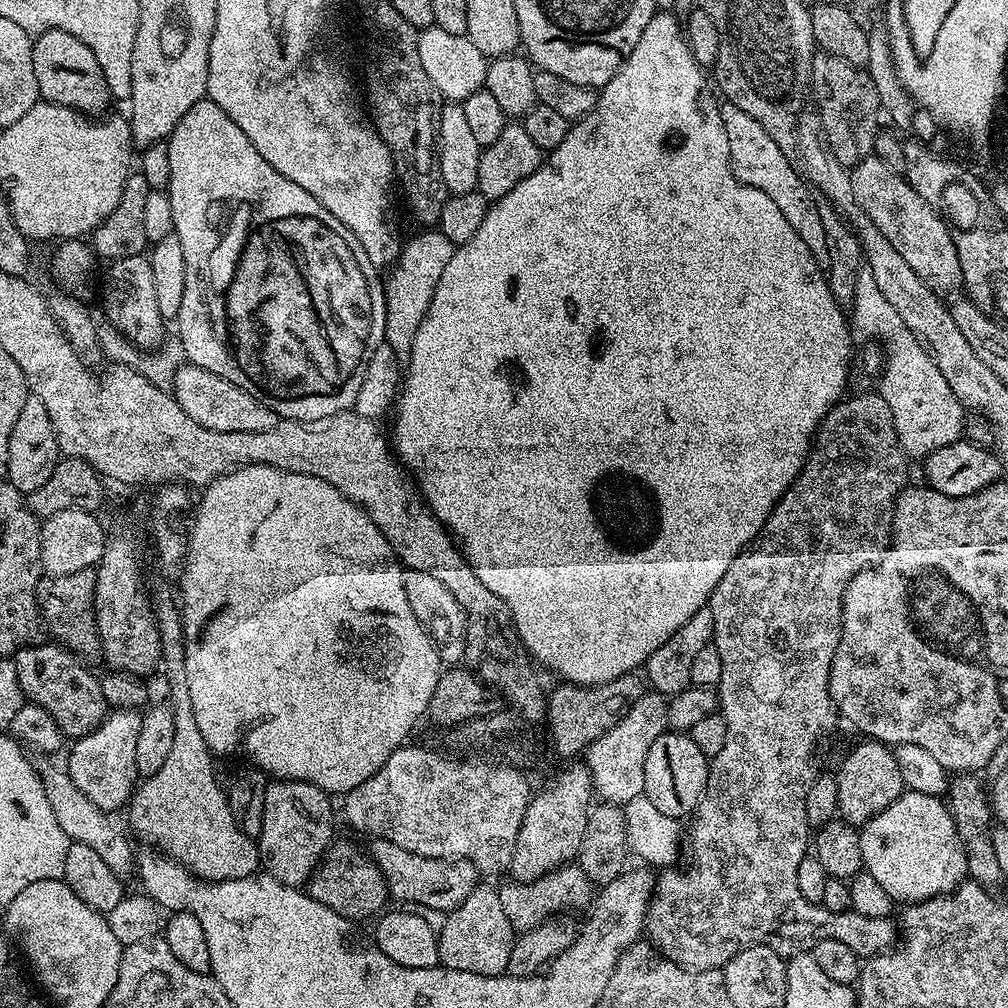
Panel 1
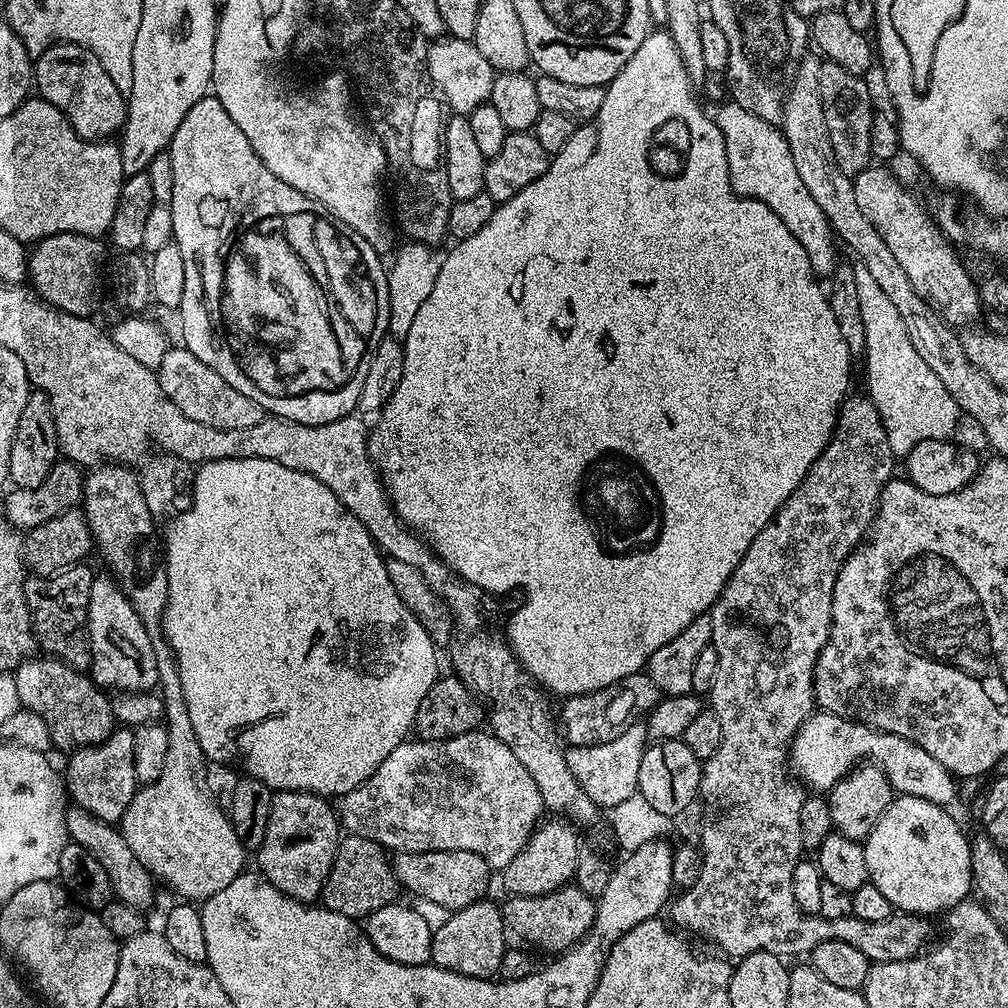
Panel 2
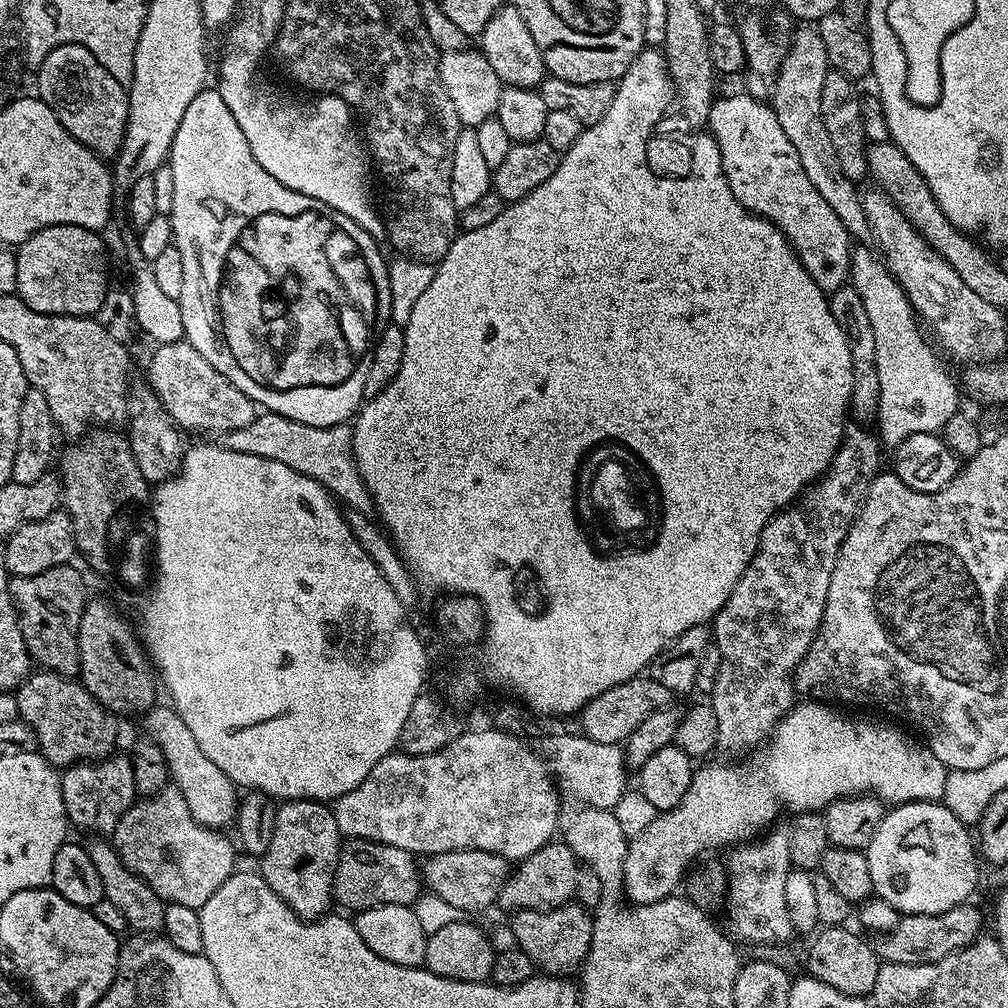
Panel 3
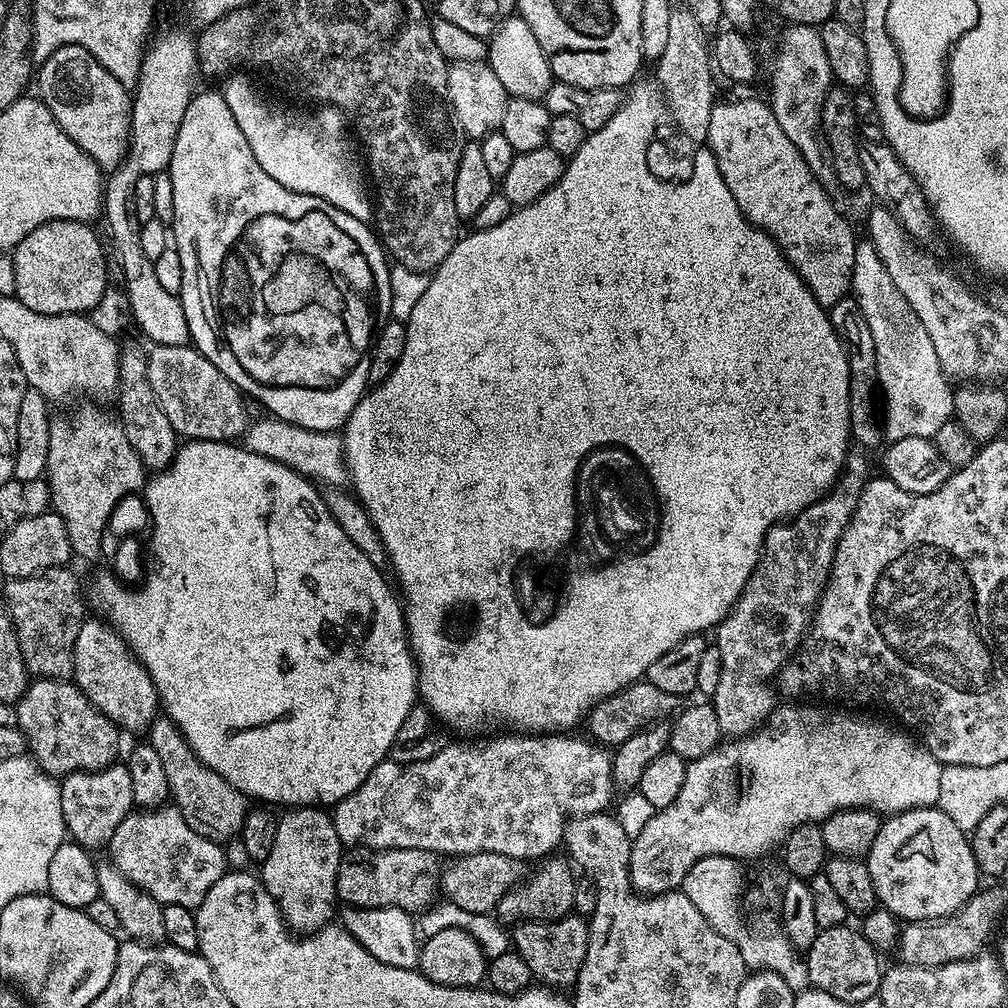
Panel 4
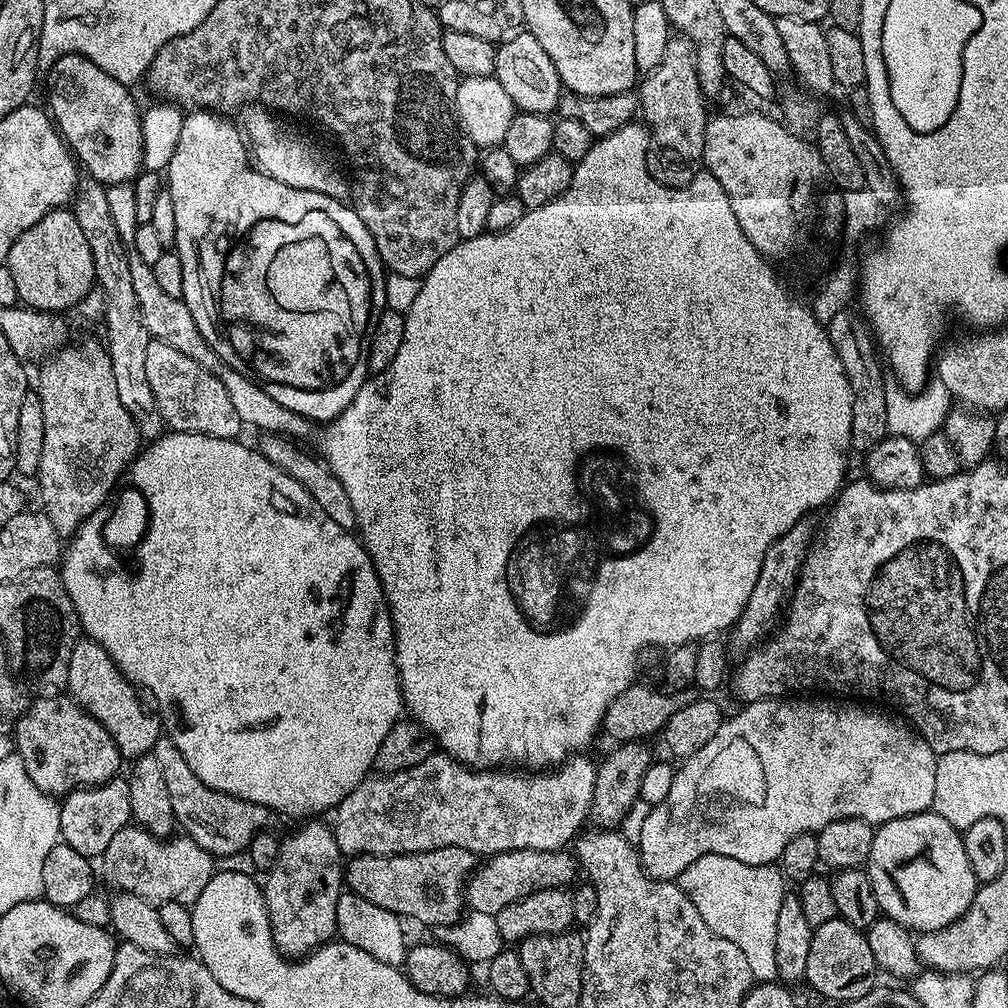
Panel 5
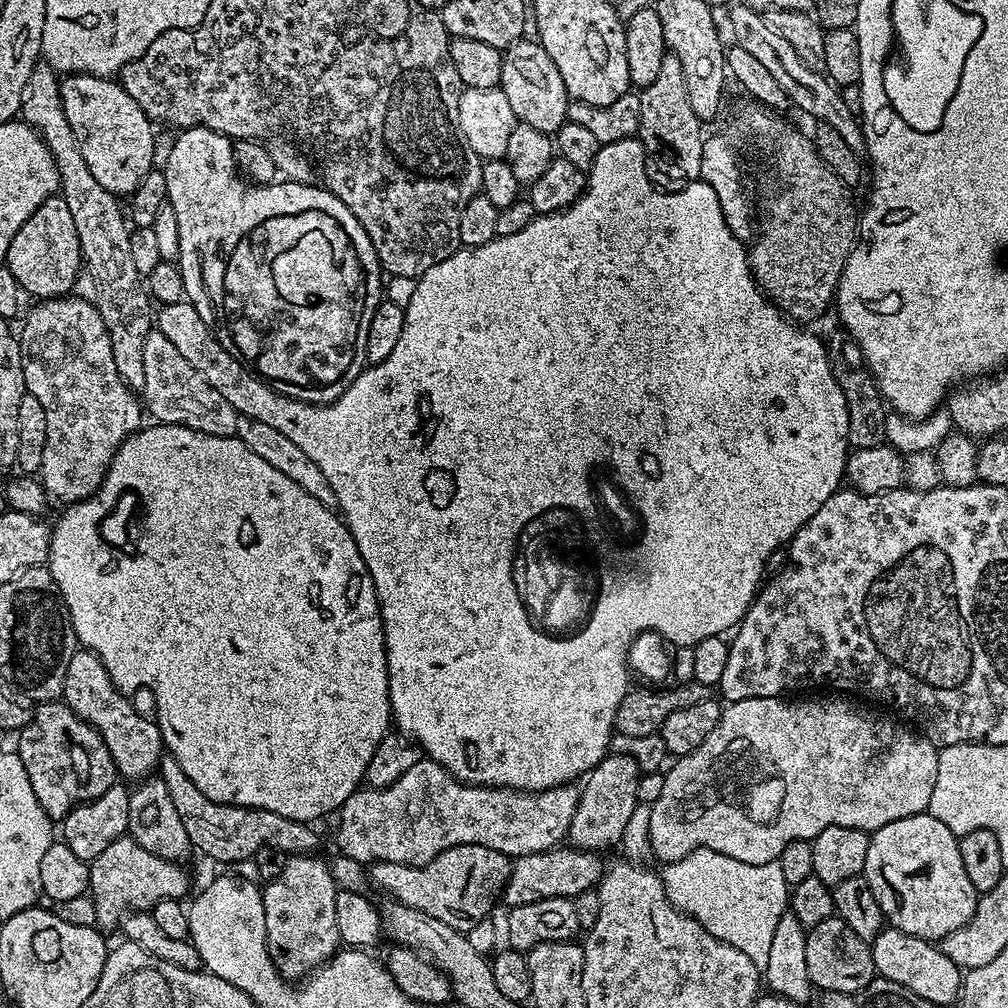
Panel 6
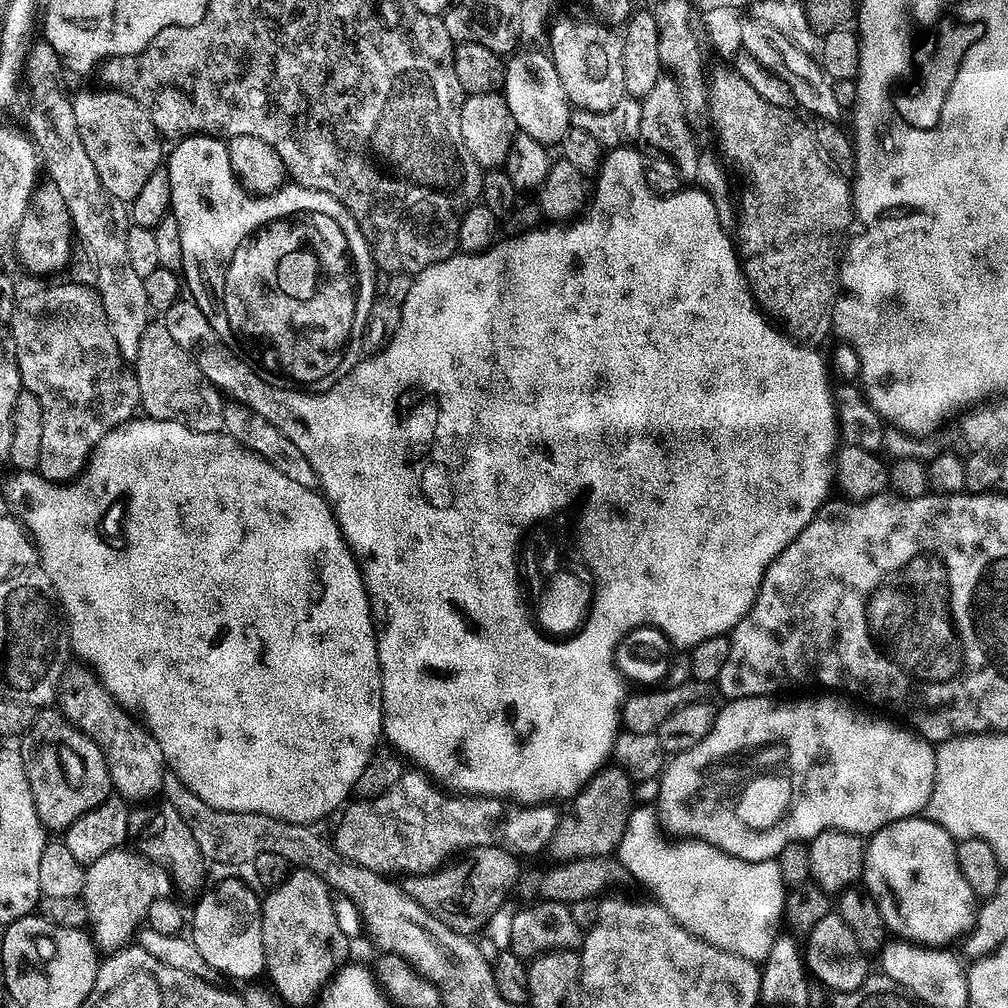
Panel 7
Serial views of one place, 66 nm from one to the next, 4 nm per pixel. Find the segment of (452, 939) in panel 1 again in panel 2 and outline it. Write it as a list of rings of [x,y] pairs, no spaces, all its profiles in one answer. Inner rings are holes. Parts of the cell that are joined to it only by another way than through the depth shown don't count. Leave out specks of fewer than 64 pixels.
[[[491,899],[476,900],[470,906],[451,913],[448,921],[432,933],[431,963],[463,976],[473,976],[479,980],[497,975],[506,951],[504,944],[504,917],[499,903],[491,904]]]

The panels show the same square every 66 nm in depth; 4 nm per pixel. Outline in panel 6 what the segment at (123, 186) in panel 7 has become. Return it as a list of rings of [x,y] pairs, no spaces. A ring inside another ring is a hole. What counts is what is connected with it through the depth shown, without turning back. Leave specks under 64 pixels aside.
[[[68,74],[60,81],[60,97],[62,106],[66,110],[66,120],[74,130],[74,138],[86,158],[86,166],[90,166],[90,174],[101,184],[105,190],[110,190],[117,198],[131,197],[132,192],[150,174],[156,161],[156,132],[153,121],[148,115],[126,94],[126,90],[112,78],[93,76],[91,74]]]

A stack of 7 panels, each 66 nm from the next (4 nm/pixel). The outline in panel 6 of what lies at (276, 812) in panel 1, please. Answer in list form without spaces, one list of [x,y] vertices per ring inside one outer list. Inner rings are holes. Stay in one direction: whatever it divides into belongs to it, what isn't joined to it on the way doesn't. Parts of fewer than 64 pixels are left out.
[[[316,854],[287,857],[282,874],[278,874],[278,878],[267,881],[262,888],[264,894],[264,913],[266,914],[266,942],[268,943],[268,953],[274,962],[277,972],[279,972],[280,975],[284,977],[285,981],[288,982],[300,982],[313,975],[320,968],[324,967],[324,965],[327,964],[337,952],[341,951],[342,948],[338,923],[335,917],[335,896],[338,889],[336,887],[336,883],[334,882],[334,878],[332,877],[332,872],[328,869],[327,863],[325,863],[323,859],[320,861],[318,857],[319,855]]]

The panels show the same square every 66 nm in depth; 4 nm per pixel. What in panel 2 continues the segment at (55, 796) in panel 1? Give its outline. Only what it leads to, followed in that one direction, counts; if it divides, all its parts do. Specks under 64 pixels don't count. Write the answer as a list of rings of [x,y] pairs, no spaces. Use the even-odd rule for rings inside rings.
[[[75,806],[69,807],[65,811],[64,817],[71,843],[90,850],[90,854],[94,854],[94,858],[98,858],[98,862],[102,862],[102,870],[106,870],[106,875],[110,878],[113,897],[121,900],[126,906],[148,910],[152,904],[154,878],[148,873],[146,866],[142,866],[142,862],[138,862],[138,858],[134,858],[134,850],[130,850],[130,846],[126,846],[126,838],[122,838],[119,827],[116,824],[102,822],[98,818],[94,818],[94,814]]]

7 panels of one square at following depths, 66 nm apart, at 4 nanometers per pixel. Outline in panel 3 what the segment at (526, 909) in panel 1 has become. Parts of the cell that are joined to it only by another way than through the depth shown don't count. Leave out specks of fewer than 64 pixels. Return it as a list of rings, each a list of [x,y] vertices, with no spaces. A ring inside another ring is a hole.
[[[578,903],[563,904],[554,910],[526,910],[511,913],[515,947],[524,952],[541,973],[561,978],[571,977],[583,965],[592,941],[592,917],[589,909]]]

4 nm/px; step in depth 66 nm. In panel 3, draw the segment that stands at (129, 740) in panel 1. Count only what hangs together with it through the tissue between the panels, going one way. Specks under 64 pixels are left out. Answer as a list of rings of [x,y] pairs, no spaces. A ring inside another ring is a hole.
[[[113,754],[104,760],[74,764],[63,769],[60,777],[62,802],[66,806],[68,823],[73,829],[96,832],[97,837],[107,837],[122,822],[122,814],[130,810],[138,799],[134,786],[134,770],[127,755]]]

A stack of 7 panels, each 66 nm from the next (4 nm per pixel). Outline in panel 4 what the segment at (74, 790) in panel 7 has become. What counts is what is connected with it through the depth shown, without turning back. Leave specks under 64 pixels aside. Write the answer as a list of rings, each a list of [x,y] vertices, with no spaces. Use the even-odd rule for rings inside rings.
[[[33,679],[14,713],[31,759],[47,776],[63,778],[75,772],[97,772],[117,763],[121,729],[95,708],[75,683]]]

